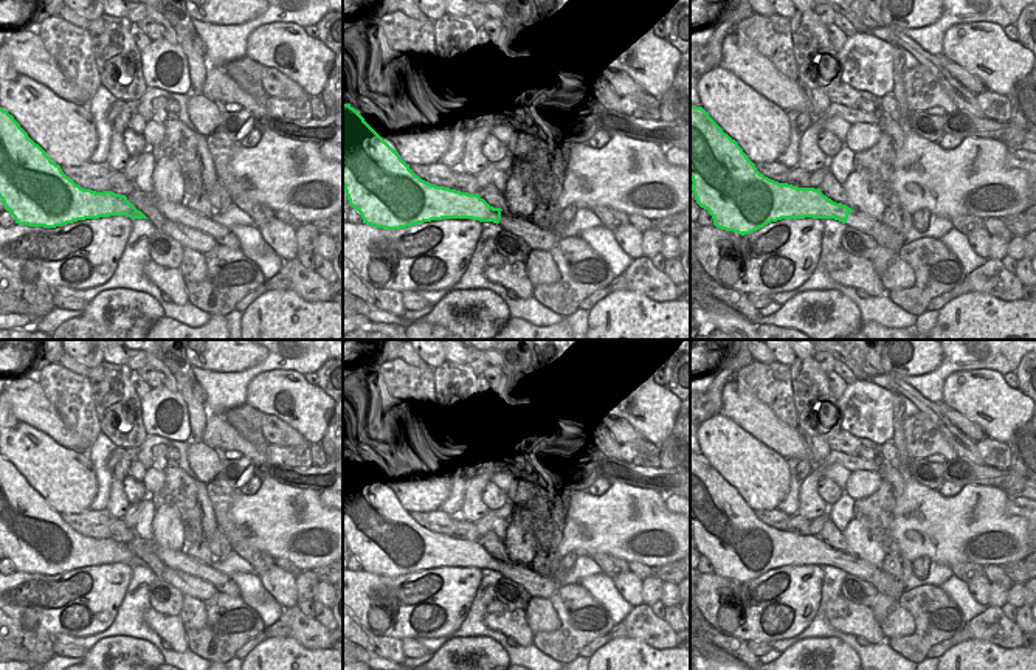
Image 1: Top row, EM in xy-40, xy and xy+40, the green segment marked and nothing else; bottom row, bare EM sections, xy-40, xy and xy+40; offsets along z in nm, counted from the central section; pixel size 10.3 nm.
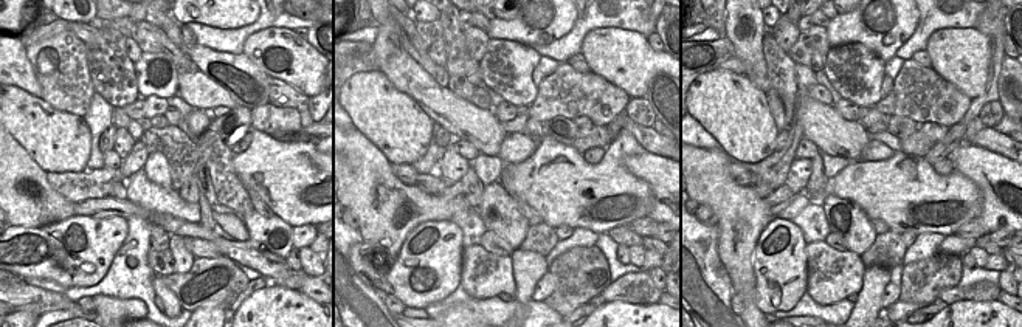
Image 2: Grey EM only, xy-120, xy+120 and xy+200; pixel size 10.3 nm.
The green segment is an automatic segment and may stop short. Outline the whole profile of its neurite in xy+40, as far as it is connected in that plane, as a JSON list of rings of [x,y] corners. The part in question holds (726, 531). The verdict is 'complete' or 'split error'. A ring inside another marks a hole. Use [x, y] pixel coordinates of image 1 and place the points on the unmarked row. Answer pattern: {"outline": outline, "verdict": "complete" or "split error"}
{"outline": [[[690,451],[690,526],[696,551],[707,557],[717,575],[741,583],[751,582],[782,566],[834,566],[870,583],[879,594],[898,600],[904,585],[865,560],[836,551],[820,537],[797,535],[760,521],[735,487],[709,464],[703,454]]], "verdict": "split error"}

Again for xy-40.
{"outline": [[[0,454],[0,546],[16,571],[56,575],[85,566],[147,566],[126,543],[84,537]]], "verdict": "complete"}

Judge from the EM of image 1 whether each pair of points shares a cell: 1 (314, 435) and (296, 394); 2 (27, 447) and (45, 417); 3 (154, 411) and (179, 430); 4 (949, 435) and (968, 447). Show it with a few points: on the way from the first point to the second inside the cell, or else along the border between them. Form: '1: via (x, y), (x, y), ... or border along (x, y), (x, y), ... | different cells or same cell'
1: via (312, 425), (309, 411), (301, 404) | same cell
2: border along (19, 421), (47, 433), (69, 448) | different cells
3: via (154, 422), (154, 428), (160, 428), (168, 435) | same cell
4: via (954, 438), (963, 447) | same cell

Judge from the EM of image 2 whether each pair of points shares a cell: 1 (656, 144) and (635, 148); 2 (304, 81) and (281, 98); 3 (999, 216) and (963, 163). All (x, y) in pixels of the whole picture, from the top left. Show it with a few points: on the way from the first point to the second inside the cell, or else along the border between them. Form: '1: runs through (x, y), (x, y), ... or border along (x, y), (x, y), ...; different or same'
1: border along (624, 127), (644, 151); different
2: border along (269, 76), (292, 84), (309, 98); different
3: runs through (999, 202), (977, 174); same

